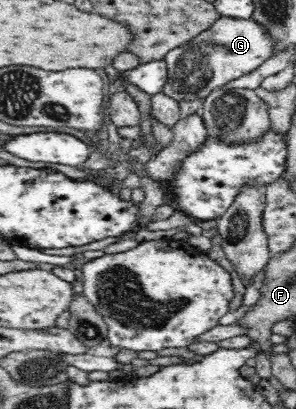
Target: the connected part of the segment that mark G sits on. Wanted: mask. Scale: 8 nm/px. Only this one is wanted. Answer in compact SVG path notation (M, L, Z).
M219 16L193 39L167 52L164 60L168 67L168 81L162 90L178 102L204 98L220 85L257 69L275 54L275 47L277 42L269 30L252 17Z

